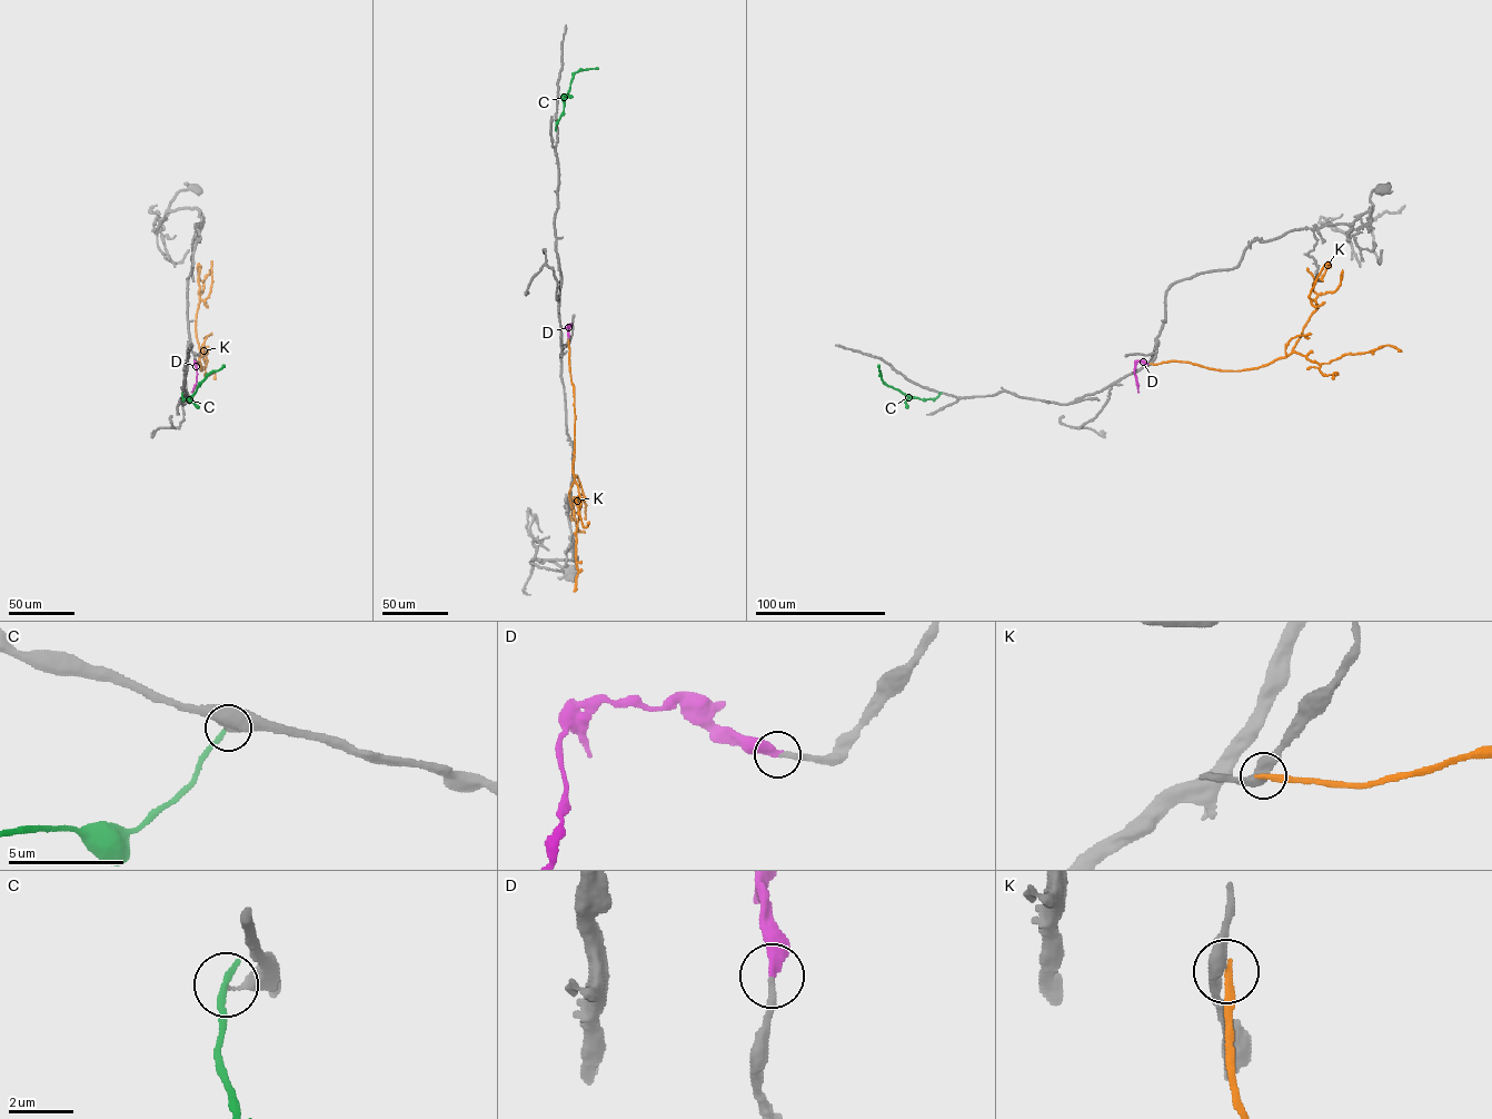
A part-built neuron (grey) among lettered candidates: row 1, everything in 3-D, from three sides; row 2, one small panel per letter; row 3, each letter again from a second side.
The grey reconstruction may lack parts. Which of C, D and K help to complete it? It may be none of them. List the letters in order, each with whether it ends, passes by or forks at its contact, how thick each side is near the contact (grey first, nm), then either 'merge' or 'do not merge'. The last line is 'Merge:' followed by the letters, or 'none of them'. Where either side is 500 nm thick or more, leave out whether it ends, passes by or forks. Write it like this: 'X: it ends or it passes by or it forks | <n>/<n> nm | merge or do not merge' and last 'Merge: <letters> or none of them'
C: it ends | 190/240 nm | do not merge
D: it ends | 200/400 nm | merge
K: it ends | 400/280 nm | do not merge
Merge: D

